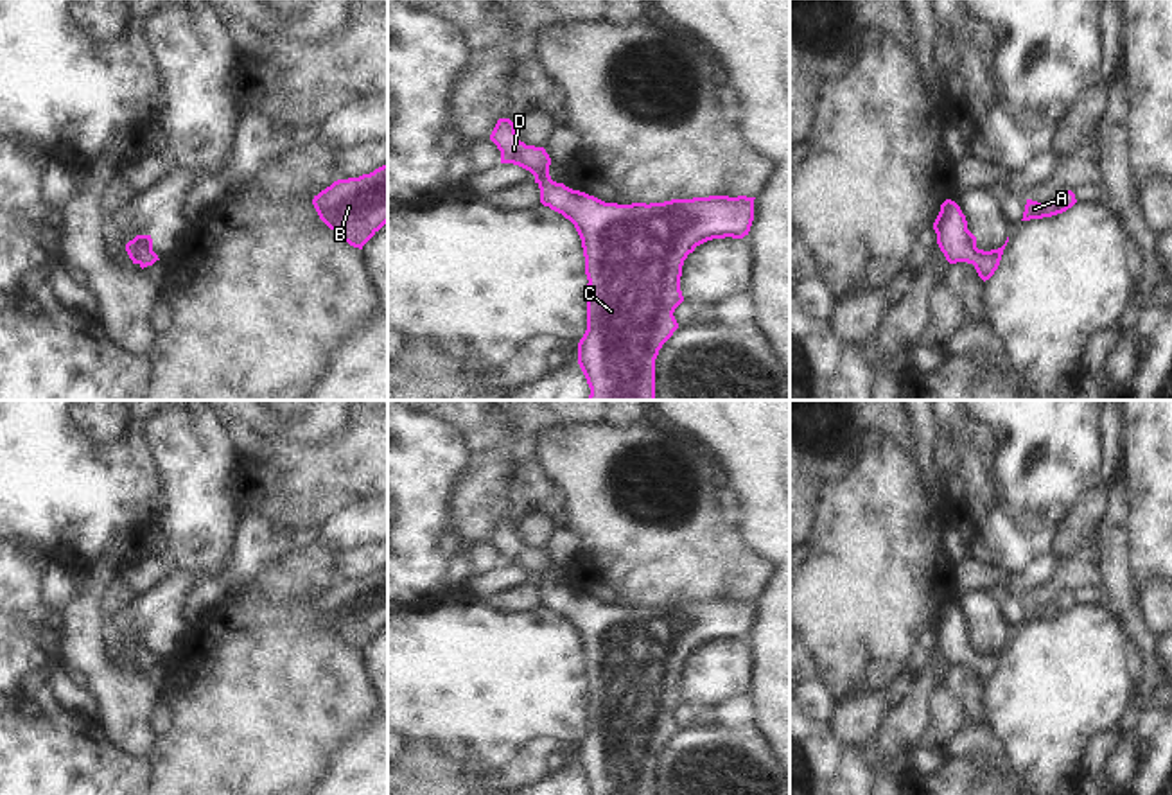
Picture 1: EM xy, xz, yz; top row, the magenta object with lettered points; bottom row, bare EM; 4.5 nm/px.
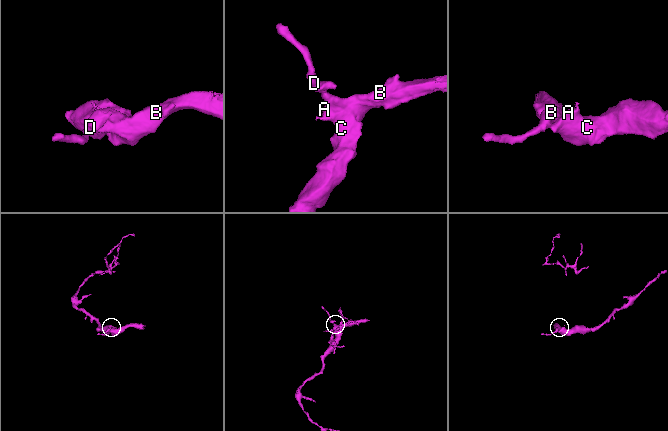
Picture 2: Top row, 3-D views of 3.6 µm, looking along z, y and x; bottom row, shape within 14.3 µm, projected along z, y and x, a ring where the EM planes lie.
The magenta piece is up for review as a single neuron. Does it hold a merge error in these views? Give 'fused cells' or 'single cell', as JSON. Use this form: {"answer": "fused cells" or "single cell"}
{"answer": "single cell"}

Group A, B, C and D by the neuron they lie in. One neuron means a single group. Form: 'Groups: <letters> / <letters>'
Groups: A B C D

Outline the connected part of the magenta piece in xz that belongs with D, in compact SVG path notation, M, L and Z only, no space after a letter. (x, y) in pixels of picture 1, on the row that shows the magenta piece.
M510 118L497 120L490 140L501 151L501 163L519 165L535 176L540 203L569 219L582 239L589 284L587 330L578 343L578 364L590 388L587 400L655 400L655 359L678 328L673 312L684 301L680 291L684 260L707 240L748 235L756 197L709 196L650 205L605 203L553 181L546 149L520 142Z

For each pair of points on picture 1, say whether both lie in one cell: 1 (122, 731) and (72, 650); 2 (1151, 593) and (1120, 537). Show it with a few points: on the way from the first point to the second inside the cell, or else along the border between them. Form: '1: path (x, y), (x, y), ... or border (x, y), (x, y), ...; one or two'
1: path (122, 709), (122, 697), (94, 668); one
2: border (1133, 582), (1137, 603), (1145, 623); two

